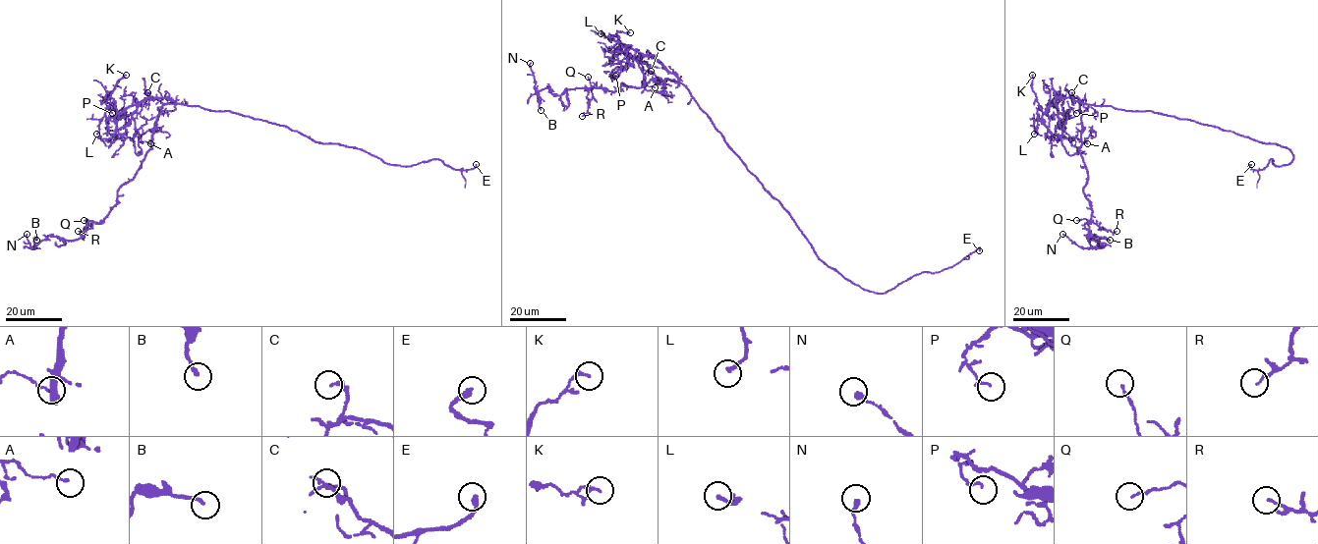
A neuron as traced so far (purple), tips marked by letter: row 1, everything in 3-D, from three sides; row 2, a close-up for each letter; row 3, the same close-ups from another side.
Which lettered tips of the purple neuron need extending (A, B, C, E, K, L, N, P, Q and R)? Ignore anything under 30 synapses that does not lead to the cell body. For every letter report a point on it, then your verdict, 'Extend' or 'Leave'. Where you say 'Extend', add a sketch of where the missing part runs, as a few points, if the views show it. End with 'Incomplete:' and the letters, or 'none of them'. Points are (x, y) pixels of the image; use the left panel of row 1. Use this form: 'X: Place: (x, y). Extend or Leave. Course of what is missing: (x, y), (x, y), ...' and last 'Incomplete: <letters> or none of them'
A: Place: (150, 143). Leave
B: Place: (36, 240). Leave
C: Place: (147, 92). Leave
E: Place: (476, 164). Extend. Course of what is missing: (476, 164), (461, 161)
K: Place: (126, 75). Leave
L: Place: (96, 134). Leave
N: Place: (27, 234). Leave
P: Place: (112, 113). Leave
Q: Place: (84, 220). Leave
R: Place: (78, 231). Leave
Incomplete: E

